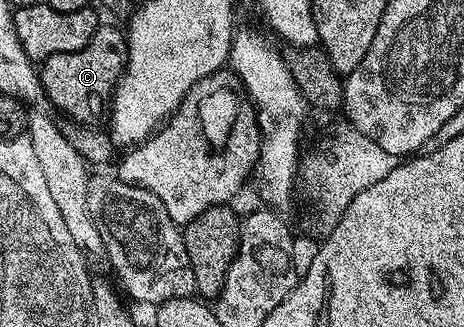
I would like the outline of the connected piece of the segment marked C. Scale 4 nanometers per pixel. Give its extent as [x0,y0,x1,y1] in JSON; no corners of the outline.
[39,23,127,126]

